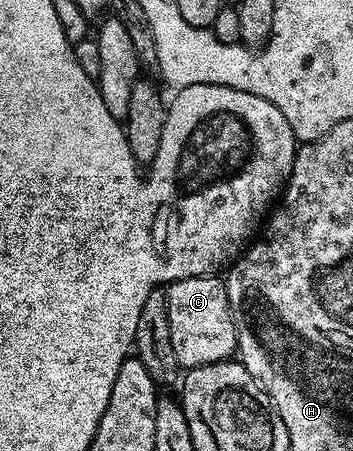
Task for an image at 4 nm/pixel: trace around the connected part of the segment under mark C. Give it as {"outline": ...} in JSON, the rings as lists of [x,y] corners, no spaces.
{"outline":[[[220,277],[179,278],[175,282],[168,283],[165,303],[167,320],[171,324],[171,348],[175,348],[178,367],[206,366],[212,362],[232,359],[237,354],[237,322],[233,318],[234,307],[229,304],[225,284]]]}

